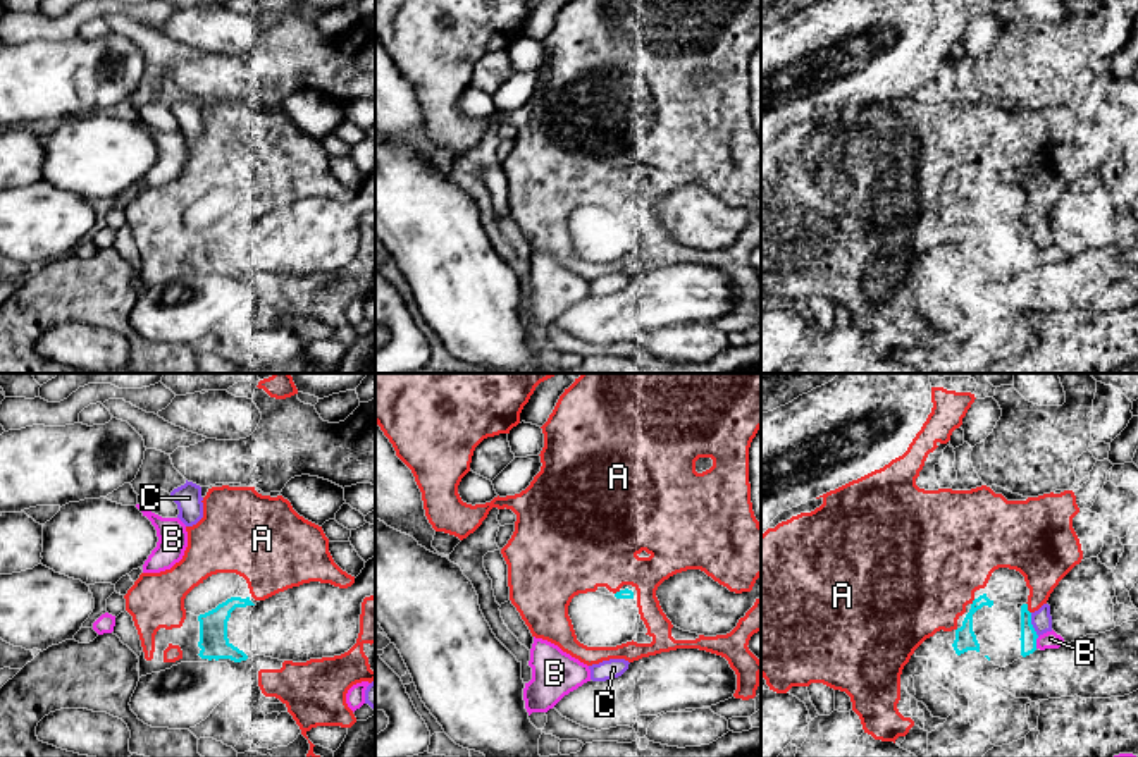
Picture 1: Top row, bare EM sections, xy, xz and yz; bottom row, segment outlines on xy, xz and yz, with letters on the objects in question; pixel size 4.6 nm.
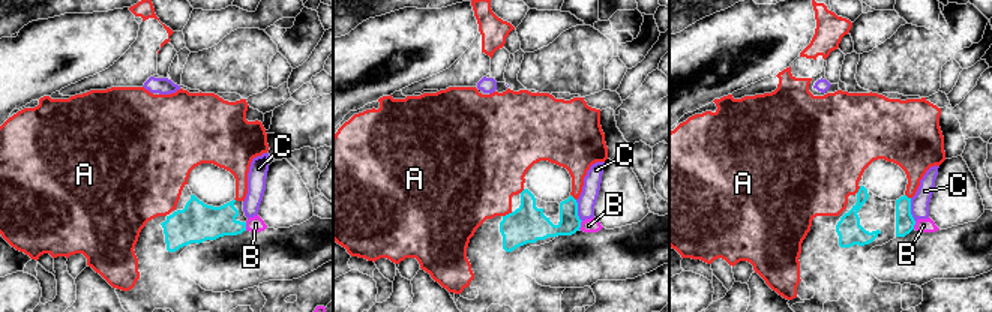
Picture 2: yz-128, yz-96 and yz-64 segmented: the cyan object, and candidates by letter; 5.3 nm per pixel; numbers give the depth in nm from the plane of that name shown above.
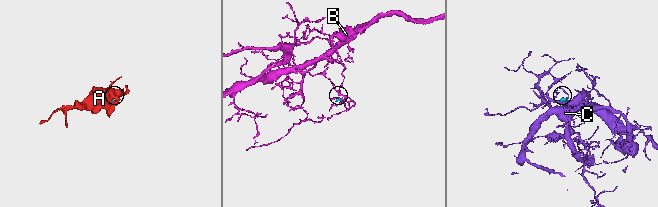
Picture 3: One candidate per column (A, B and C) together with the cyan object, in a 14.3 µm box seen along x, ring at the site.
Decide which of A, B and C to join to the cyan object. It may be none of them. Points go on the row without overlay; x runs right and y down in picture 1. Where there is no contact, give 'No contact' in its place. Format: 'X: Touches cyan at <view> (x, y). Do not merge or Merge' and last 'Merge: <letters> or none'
A: Touches cyan at yz (1026, 222). Merge
B: Touches cyan at yz (1035, 257). Do not merge
C: Touches cyan at yz (1032, 240). Do not merge
Merge: A

